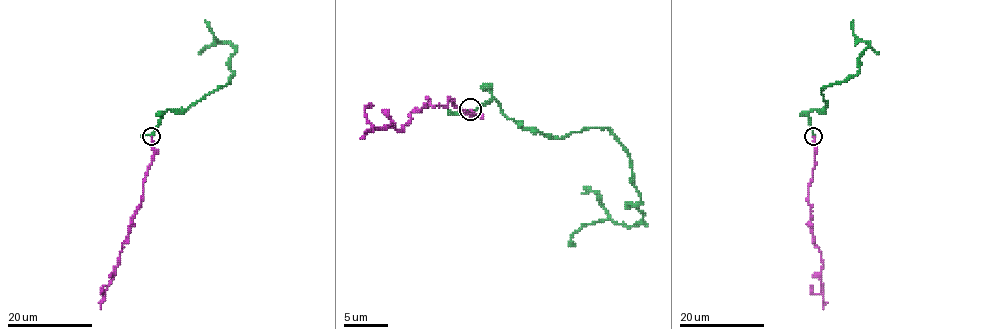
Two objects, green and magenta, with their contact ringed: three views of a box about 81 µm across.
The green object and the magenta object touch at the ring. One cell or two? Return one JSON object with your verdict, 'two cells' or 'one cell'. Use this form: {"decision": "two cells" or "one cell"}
{"decision": "one cell"}

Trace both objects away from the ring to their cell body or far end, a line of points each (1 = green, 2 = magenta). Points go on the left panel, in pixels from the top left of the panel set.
1: (151, 136), (167, 110), (184, 111), (234, 74), (230, 57), (235, 51), (230, 43), (220, 43), (205, 20)
2: (151, 136), (153, 161), (143, 184), (143, 199), (131, 220), (114, 276), (105, 292), (100, 294), (104, 285)

